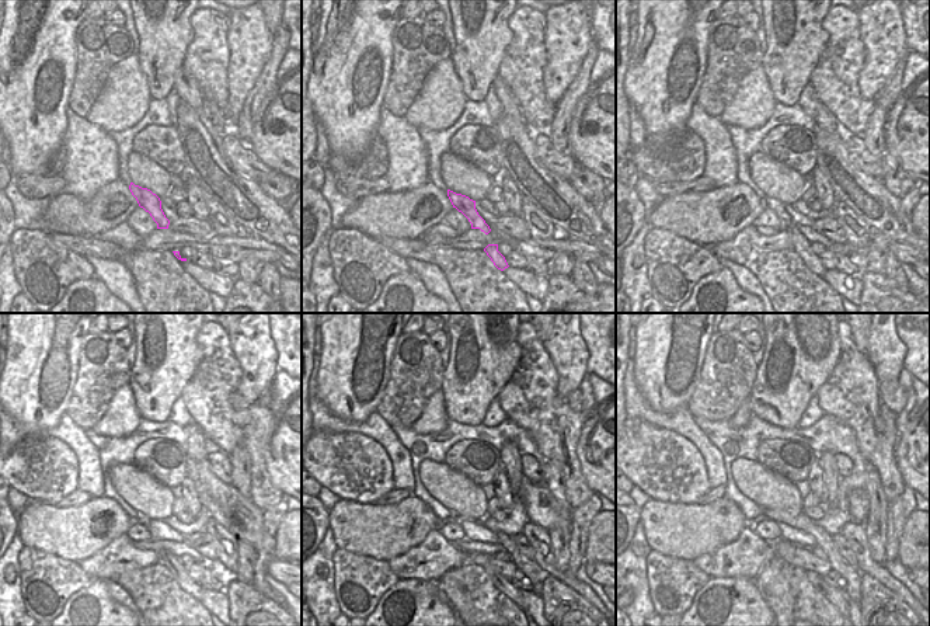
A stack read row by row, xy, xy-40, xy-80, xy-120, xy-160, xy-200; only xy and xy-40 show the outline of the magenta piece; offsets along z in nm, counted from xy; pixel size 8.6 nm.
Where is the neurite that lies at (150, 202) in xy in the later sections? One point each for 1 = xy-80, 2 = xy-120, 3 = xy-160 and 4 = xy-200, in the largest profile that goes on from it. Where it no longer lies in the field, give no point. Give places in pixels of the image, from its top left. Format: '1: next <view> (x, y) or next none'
1: next xy-80 (800, 244)
2: next xy-120 (173, 563)
3: next xy-160 (515, 594)
4: next xy-200 (836, 597)

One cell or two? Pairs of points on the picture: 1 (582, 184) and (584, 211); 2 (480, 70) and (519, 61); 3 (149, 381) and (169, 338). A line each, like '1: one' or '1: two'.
1: two
2: two
3: one

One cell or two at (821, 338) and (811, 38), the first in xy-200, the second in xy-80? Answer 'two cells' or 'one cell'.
one cell

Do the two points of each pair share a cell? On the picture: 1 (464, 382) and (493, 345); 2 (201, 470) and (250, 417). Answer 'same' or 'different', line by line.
1: same
2: different

